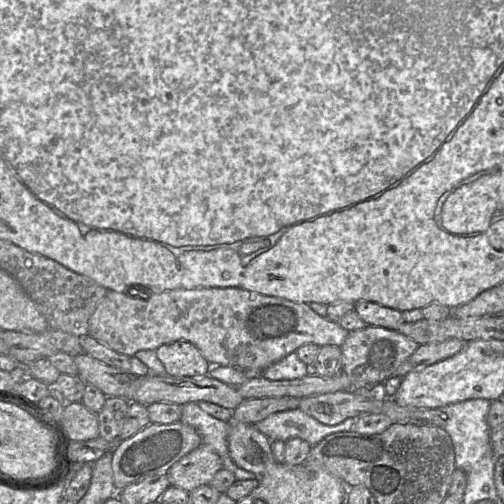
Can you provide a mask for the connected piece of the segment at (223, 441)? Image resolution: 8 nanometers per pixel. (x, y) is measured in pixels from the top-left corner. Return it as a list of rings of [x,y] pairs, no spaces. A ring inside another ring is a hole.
[[[195,402],[182,405],[180,422],[191,426],[200,434],[202,445],[208,445],[214,449],[222,460],[223,469],[231,471],[237,481],[255,479],[252,472],[238,467],[229,455],[228,434],[231,423],[214,418]]]

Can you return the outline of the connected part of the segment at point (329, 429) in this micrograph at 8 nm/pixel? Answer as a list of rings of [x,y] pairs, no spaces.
[[[296,408],[272,413],[255,427],[270,441],[301,438],[314,446],[333,433],[352,431],[357,420],[358,417],[350,417],[336,425],[325,425]]]

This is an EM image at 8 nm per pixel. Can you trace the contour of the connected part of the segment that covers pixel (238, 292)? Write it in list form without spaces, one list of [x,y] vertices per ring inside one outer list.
[[[239,287],[174,289],[151,293],[147,298],[133,298],[124,292],[108,290],[89,319],[89,335],[118,353],[134,355],[140,350],[156,350],[163,344],[186,340],[193,343],[212,366],[233,366],[253,376],[263,376],[266,368],[304,344],[340,347],[348,333],[337,322],[318,315],[307,303]]]

